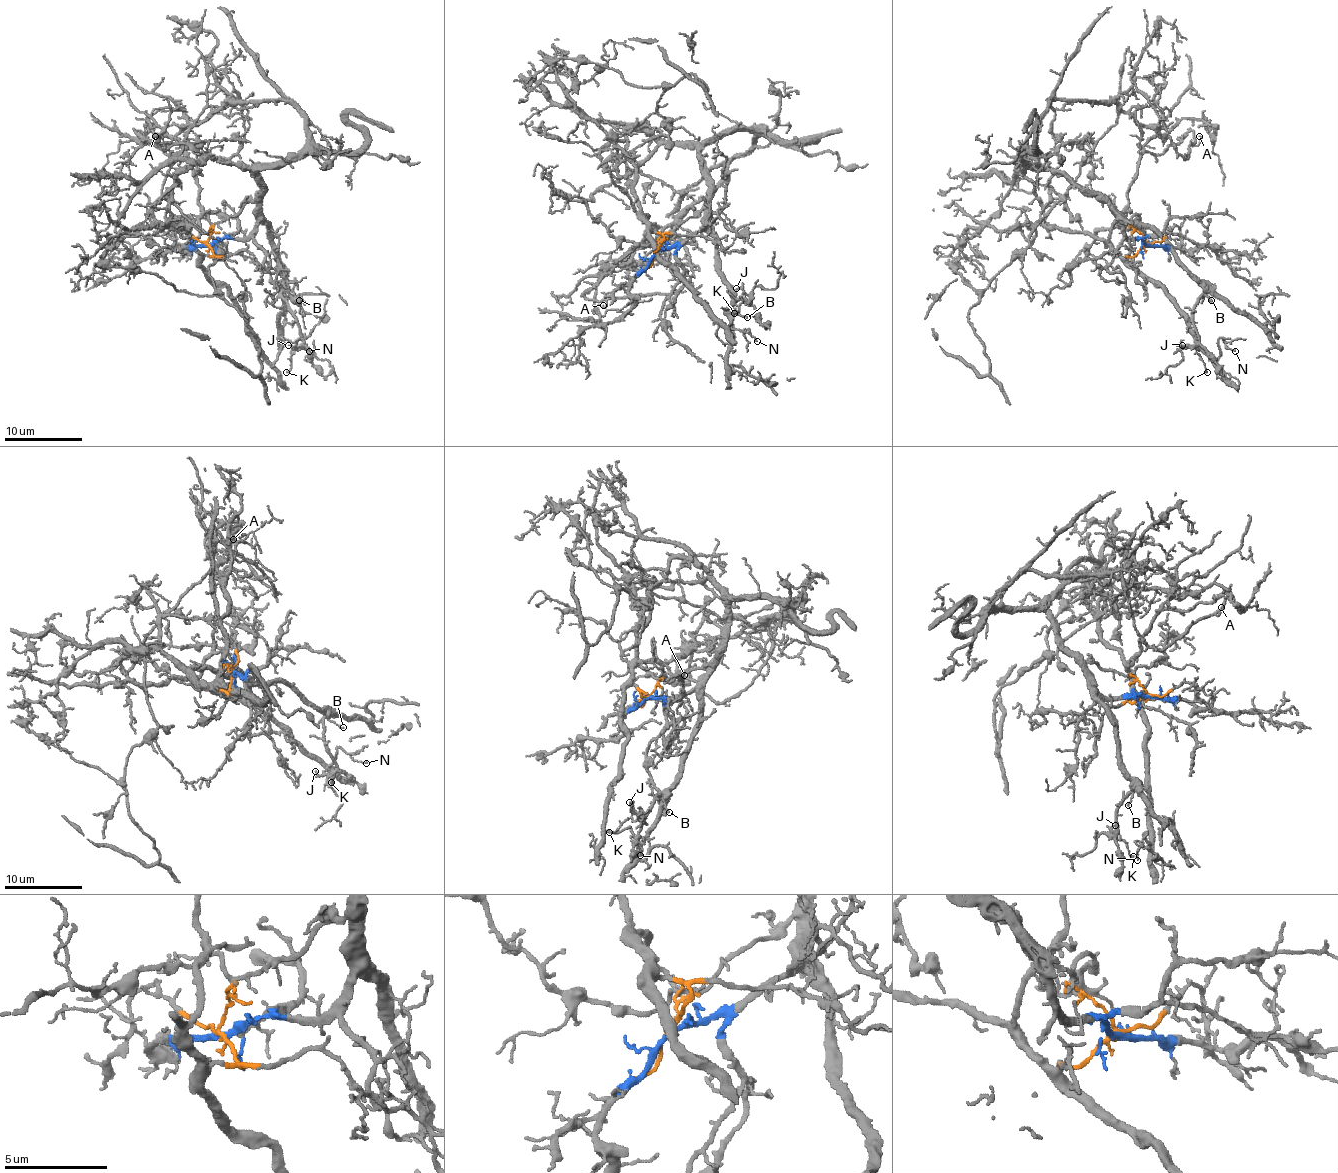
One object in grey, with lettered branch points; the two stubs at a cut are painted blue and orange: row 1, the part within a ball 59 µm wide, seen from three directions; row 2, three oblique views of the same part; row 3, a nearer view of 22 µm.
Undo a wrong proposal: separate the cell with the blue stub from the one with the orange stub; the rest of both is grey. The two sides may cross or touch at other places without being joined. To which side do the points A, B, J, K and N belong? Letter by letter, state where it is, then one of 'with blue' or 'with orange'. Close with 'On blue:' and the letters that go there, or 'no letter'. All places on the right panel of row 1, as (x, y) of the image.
A: (1199, 136) | with orange
B: (1211, 300) | with blue
J: (1182, 345) | with blue
K: (1207, 372) | with blue
N: (1235, 351) | with orange
On blue: B, J, K

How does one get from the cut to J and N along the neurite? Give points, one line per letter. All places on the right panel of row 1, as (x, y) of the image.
J: (1148, 244), (1142, 238), (1130, 238), (1122, 225), (1148, 225), (1202, 289), (1192, 314), (1198, 341), (1183, 345)
N: (1146, 244), (1126, 256), (1128, 262), (1163, 291), (1196, 343), (1216, 363), (1220, 337), (1235, 351)

